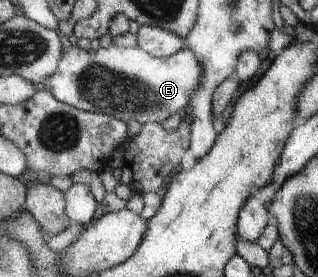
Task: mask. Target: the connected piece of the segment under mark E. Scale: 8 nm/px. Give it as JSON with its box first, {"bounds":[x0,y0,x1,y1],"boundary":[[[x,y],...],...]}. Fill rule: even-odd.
{"bounds":[43,43,204,124],"boundary":[[[112,43],[109,47],[99,48],[94,53],[71,45],[67,51],[62,51],[55,73],[43,83],[59,101],[77,109],[109,114],[124,122],[135,120],[140,124],[162,123],[174,113],[179,113],[187,105],[191,105],[192,95],[200,88],[201,84],[204,84],[204,66],[198,61],[193,50],[187,46],[172,56],[157,57],[141,49],[141,46],[124,48]]]}

